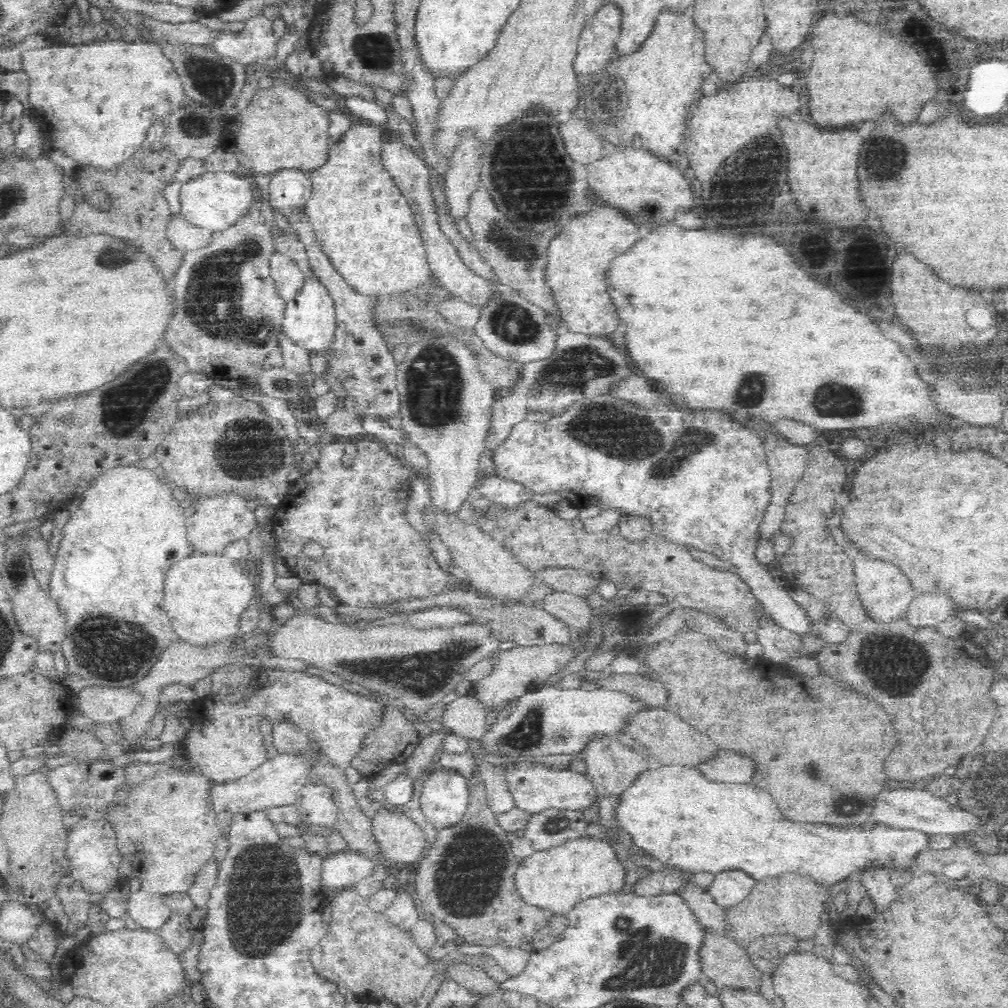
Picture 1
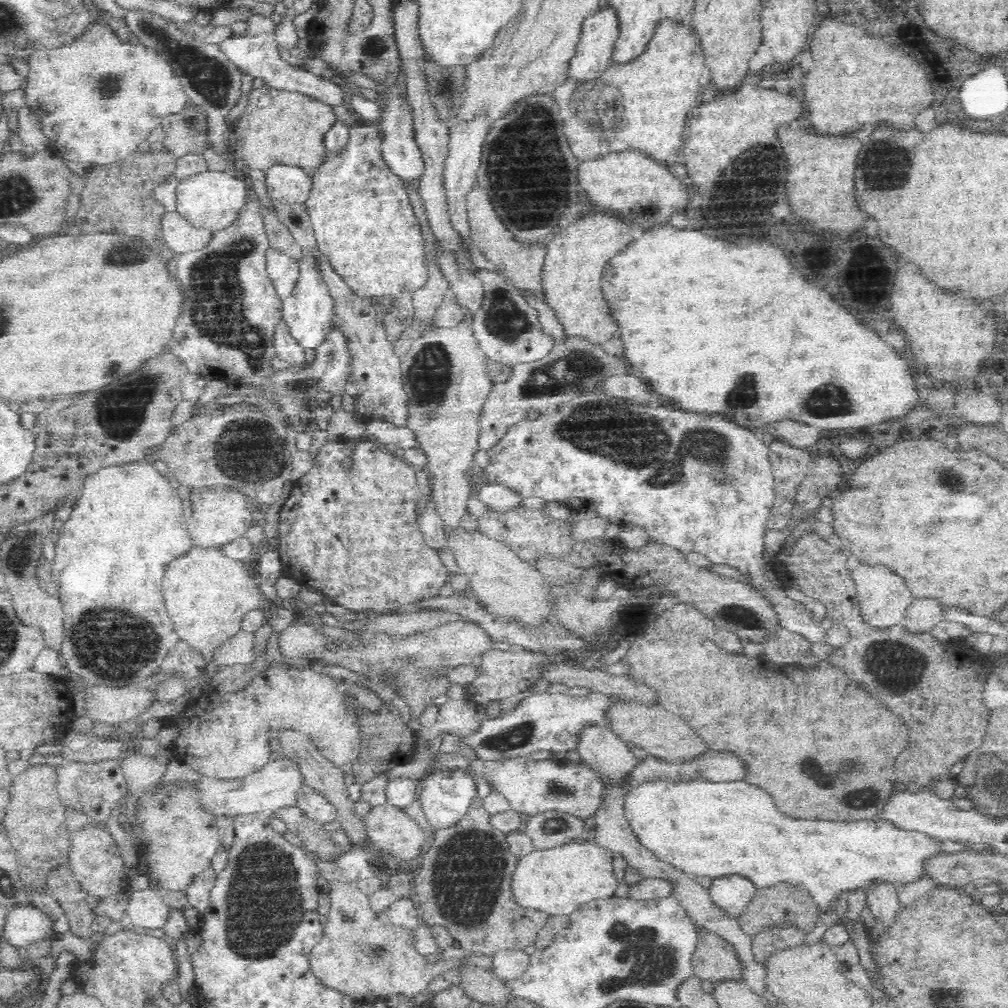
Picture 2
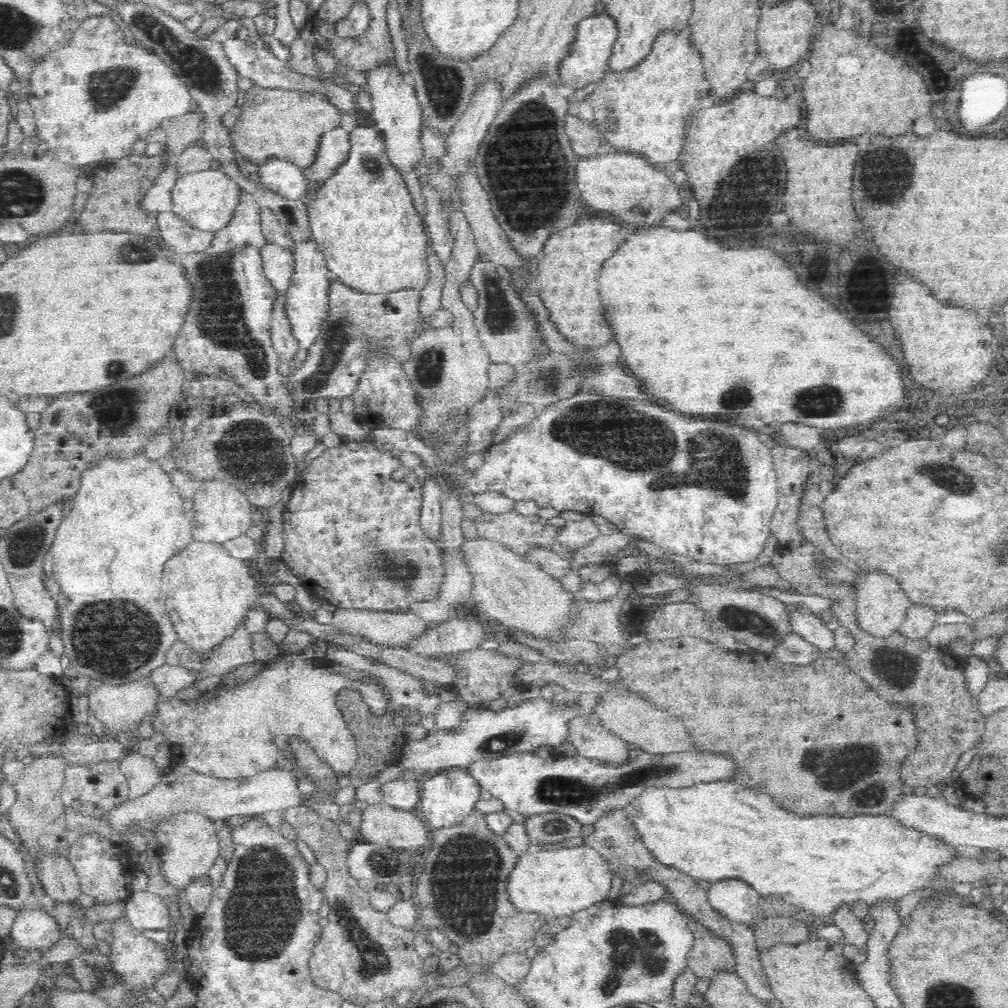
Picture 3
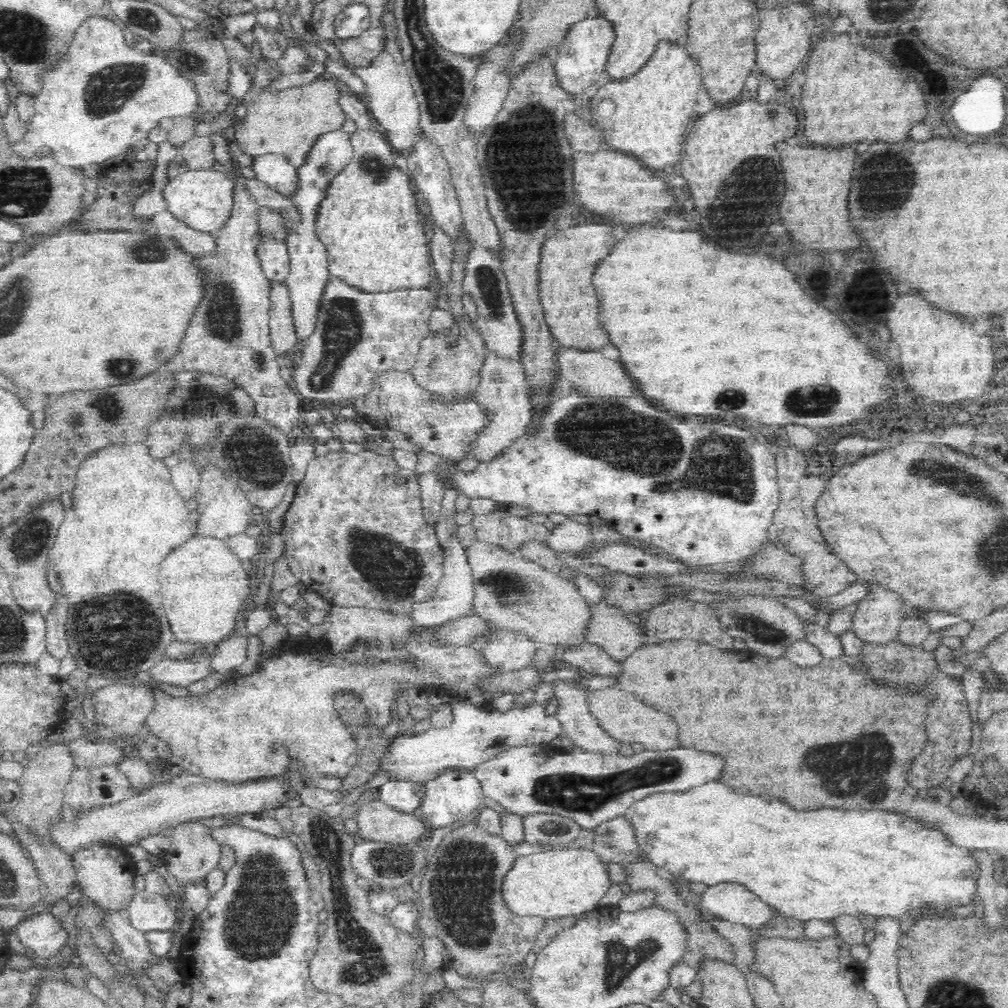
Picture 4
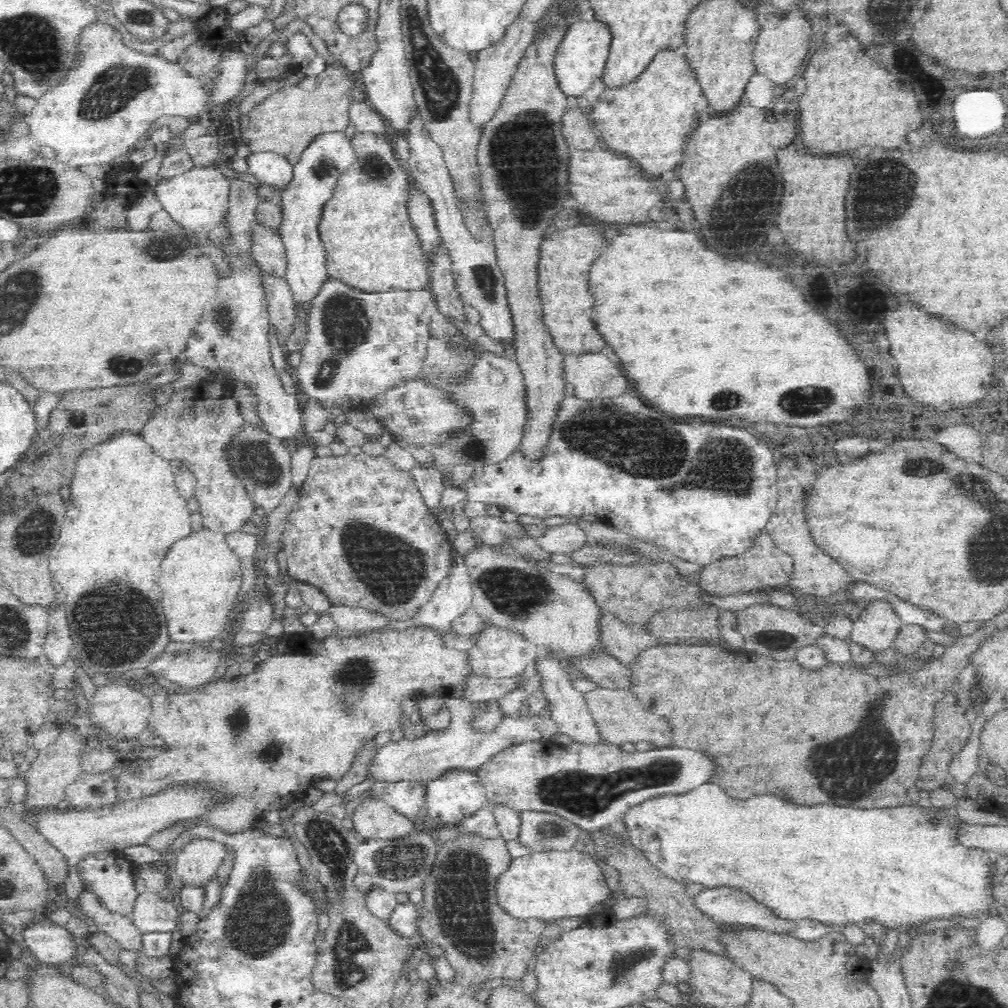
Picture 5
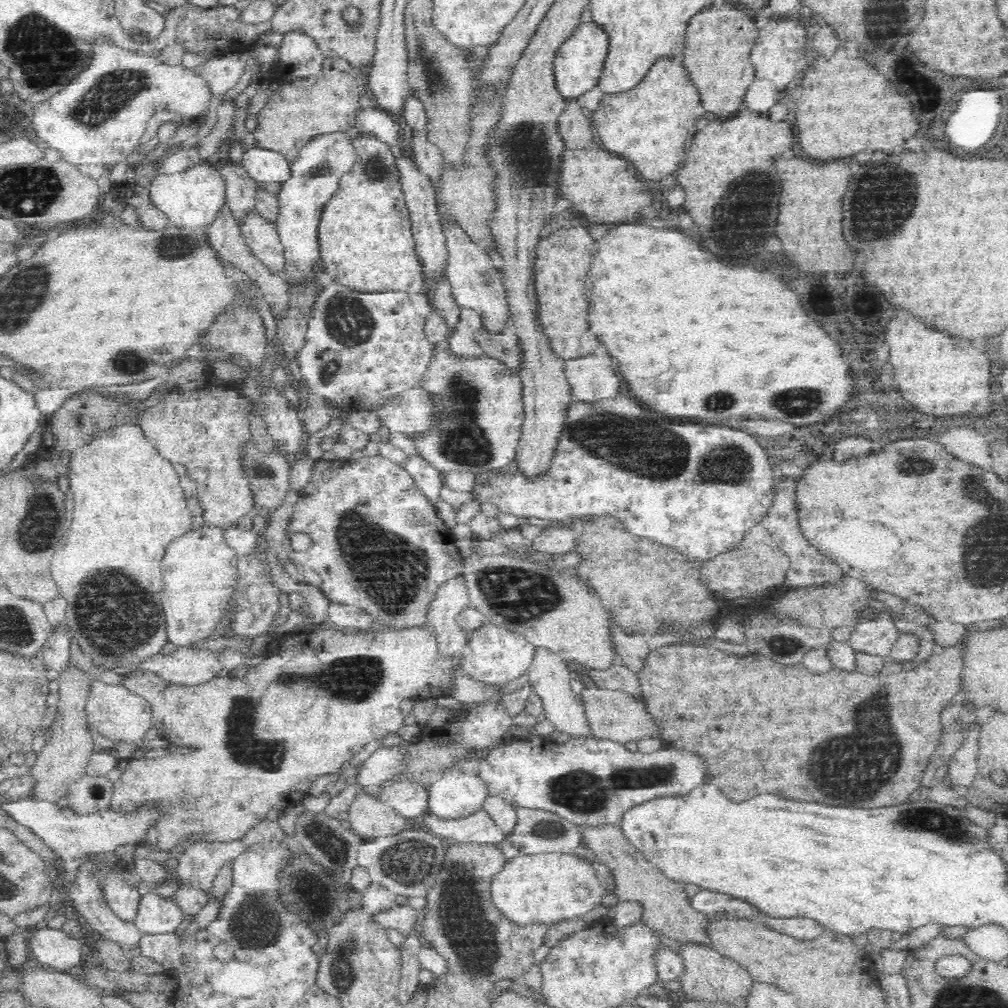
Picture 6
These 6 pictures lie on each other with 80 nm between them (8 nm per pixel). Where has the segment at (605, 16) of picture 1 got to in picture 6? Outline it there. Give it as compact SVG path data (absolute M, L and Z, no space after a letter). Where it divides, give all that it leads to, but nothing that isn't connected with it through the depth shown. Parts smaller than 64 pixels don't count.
M579 22L572 34L561 44L554 61L558 91L567 100L576 100L598 85L608 56L610 35L598 23Z

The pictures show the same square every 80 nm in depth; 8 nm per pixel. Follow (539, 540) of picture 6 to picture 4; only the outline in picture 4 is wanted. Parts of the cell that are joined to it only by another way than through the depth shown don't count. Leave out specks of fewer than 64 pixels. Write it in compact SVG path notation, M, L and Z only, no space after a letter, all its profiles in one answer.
M566 518L560 524L551 527L552 536L546 540L544 546L550 546L556 552L581 552L594 541L592 525Z

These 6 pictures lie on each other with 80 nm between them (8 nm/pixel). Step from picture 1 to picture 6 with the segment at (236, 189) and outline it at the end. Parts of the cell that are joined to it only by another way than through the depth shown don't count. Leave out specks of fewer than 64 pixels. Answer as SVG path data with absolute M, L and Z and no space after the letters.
M200 162L178 174L158 174L149 188L154 206L168 215L172 225L189 232L196 228L209 227L226 202L226 181L220 169L208 162Z

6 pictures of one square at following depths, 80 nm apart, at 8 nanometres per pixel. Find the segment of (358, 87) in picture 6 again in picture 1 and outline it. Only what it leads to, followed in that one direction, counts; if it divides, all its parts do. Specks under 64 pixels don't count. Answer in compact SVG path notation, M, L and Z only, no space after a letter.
M276 83L271 88L257 90L256 95L251 99L249 105L235 114L229 113L220 121L222 124L222 136L220 136L220 145L224 150L234 154L237 160L242 164L243 169L250 171L250 174L262 174L262 176L271 176L278 170L290 170L295 168L302 172L320 168L326 164L329 156L328 129L329 118L327 110L315 102L308 99L304 92L289 87L287 84Z

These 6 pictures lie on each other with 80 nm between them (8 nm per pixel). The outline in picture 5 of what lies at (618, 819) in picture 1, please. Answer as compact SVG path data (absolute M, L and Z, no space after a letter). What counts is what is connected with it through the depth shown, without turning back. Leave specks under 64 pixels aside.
M702 784L686 794L663 794L660 796L648 797L648 800L642 801L640 804L632 805L628 809L623 821L630 831L630 843L639 848L646 858L658 869L663 875L666 875L678 882L700 883L704 887L717 887L722 885L732 885L736 888L744 888L746 893L756 897L760 903L768 905L768 907L778 914L779 918L788 921L800 920L818 920L823 924L831 926L836 930L844 928L846 924L860 924L863 926L869 922L876 922L881 926L901 926L902 928L916 927L927 922L940 920L940 918L948 918L952 914L966 914L971 916L978 912L983 915L988 914L990 910L996 909L991 898L989 872L991 864L994 863L992 853L978 848L966 848L960 846L956 842L954 836L954 824L960 820L954 809L952 812L942 812L942 808L930 808L912 805L907 803L903 806L906 808L892 807L884 808L884 810L860 810L860 808L842 808L842 806L830 806L830 804L822 804L822 806L794 806L788 804L784 800L780 800L778 796L772 794L762 794L762 796L752 796L742 800L742 804L738 804L736 798L728 796L718 784Z

